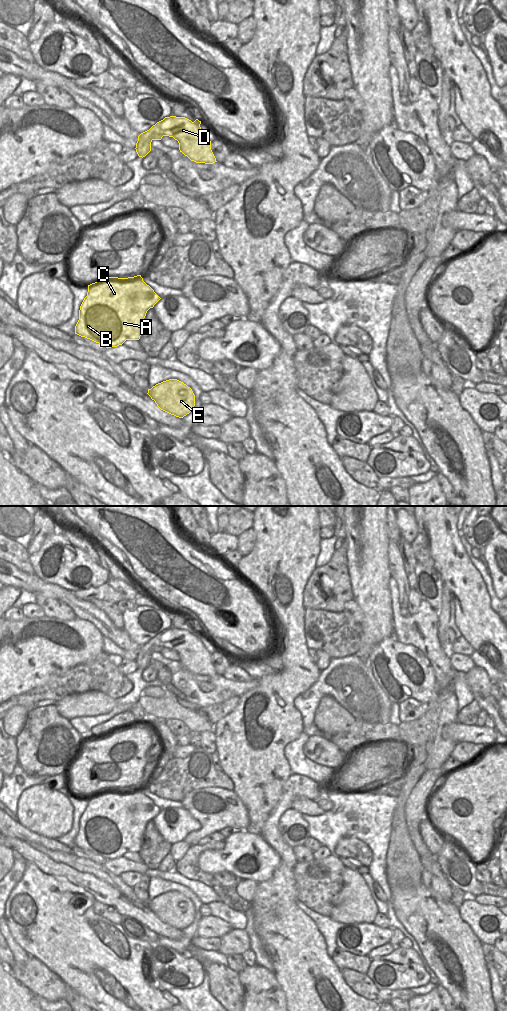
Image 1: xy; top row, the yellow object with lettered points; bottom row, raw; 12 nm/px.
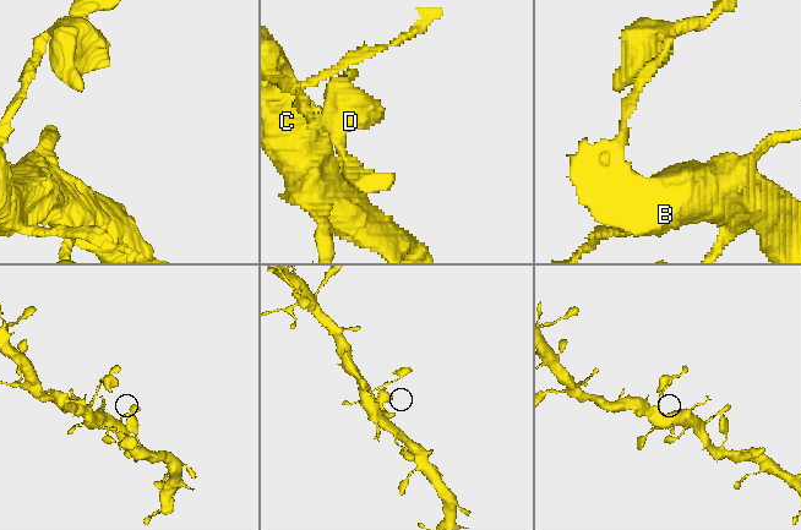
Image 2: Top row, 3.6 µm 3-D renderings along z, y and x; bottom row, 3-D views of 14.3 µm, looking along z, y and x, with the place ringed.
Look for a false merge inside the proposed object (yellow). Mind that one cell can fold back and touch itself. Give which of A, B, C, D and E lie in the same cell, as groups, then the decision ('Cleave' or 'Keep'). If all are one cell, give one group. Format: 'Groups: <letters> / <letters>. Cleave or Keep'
Groups: A B C D E. Keep

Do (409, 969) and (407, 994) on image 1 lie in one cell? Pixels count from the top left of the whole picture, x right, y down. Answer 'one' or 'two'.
two

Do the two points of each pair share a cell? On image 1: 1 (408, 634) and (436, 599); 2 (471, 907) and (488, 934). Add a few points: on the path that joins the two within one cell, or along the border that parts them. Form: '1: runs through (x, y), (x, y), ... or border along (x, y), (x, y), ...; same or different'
1: border along (422, 600), (425, 600), (437, 611); different
2: runs through (474, 914), (478, 918), (478, 925), (481, 929); same

